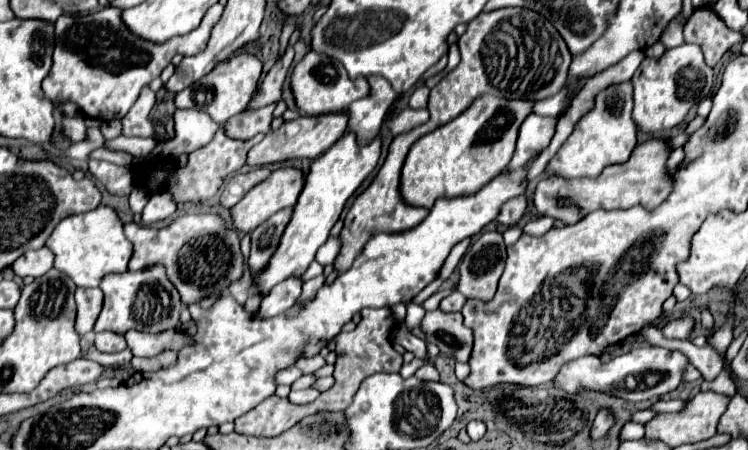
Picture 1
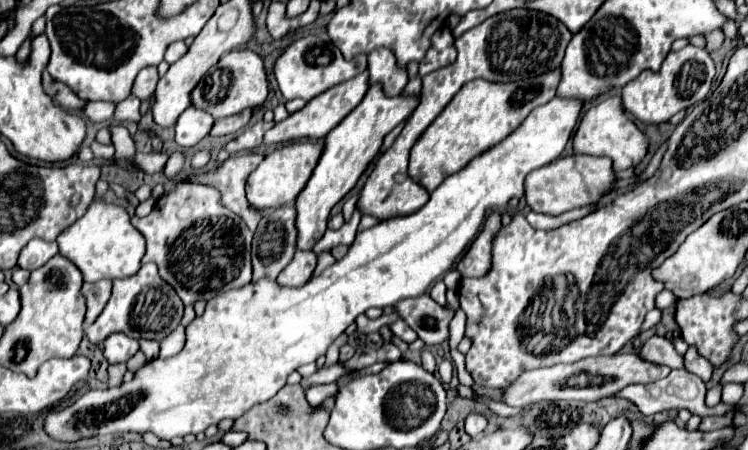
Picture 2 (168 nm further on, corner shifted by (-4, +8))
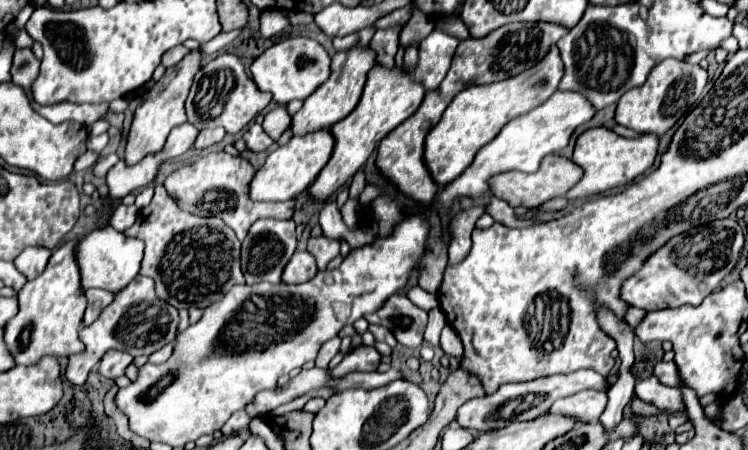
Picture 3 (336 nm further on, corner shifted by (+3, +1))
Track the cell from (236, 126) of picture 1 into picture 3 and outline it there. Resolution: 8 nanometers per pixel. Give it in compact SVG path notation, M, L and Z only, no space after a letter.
M213 128L213 130L201 130L193 146L195 146L195 150L203 150L203 148L207 148L211 144L221 142L223 136L225 136L225 130L217 130L217 128Z

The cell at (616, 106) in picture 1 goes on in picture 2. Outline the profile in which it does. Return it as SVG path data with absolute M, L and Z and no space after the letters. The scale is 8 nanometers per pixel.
M618 95L598 101L598 105L592 105L584 113L584 117L576 129L572 145L574 145L574 153L580 153L580 155L610 157L614 161L616 171L638 165L648 151L648 141L646 141L644 133L634 125L634 121L630 121L630 117L626 115L626 111L622 107L622 99Z

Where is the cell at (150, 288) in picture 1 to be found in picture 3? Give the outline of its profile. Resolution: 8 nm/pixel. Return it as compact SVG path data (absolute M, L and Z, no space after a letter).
M137 276L129 286L125 286L121 292L115 294L115 300L111 302L109 308L101 312L97 322L93 322L91 326L85 326L79 332L85 344L85 352L69 356L65 378L75 386L83 386L87 382L87 374L91 372L91 368L103 358L107 350L125 350L131 356L141 356L141 354L151 356L153 352L157 352L159 348L175 340L177 324L179 324L177 308L157 298L155 284L151 278Z

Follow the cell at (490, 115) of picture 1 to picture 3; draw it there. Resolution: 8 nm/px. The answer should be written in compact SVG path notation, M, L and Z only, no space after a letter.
M551 46L543 60L523 70L521 74L485 86L471 86L457 94L457 98L447 106L439 124L429 132L425 140L425 164L433 180L437 184L453 182L473 162L475 154L485 144L489 144L509 120L537 108L537 104L543 104L557 90L561 78L563 62L559 48Z

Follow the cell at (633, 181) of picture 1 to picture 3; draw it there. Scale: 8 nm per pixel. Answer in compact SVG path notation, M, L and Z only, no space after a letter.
M549 154L541 160L539 170L533 174L525 174L525 172L495 174L493 178L489 178L489 190L493 196L497 196L499 200L505 200L513 208L517 208L517 206L535 208L551 198L563 196L571 186L575 186L579 182L579 176L581 176L581 168L577 168L575 162L571 162L569 158L557 156L557 154Z

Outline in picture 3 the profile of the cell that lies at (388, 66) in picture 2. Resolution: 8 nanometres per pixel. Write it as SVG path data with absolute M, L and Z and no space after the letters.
M393 26L393 28L379 28L371 40L371 48L375 50L377 54L377 64L383 64L383 66L393 66L393 58L395 58L395 52L397 52L397 46L399 46L399 32L401 32L401 26Z

